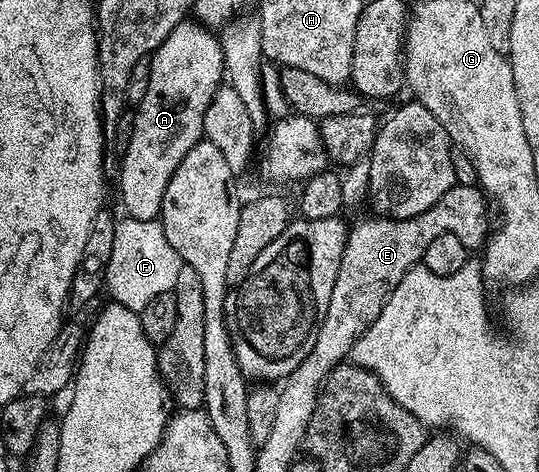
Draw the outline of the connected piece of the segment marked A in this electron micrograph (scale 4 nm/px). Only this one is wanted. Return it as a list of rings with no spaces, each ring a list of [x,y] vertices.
[[[196,20],[180,22],[151,57],[150,84],[147,85],[147,94],[135,107],[133,133],[128,135],[129,148],[121,162],[121,202],[125,205],[124,213],[135,220],[154,220],[160,215],[167,184],[175,168],[179,168],[179,160],[183,160],[183,156],[187,156],[187,152],[191,152],[191,148],[202,141],[205,113],[225,78],[225,57],[218,35]]]

